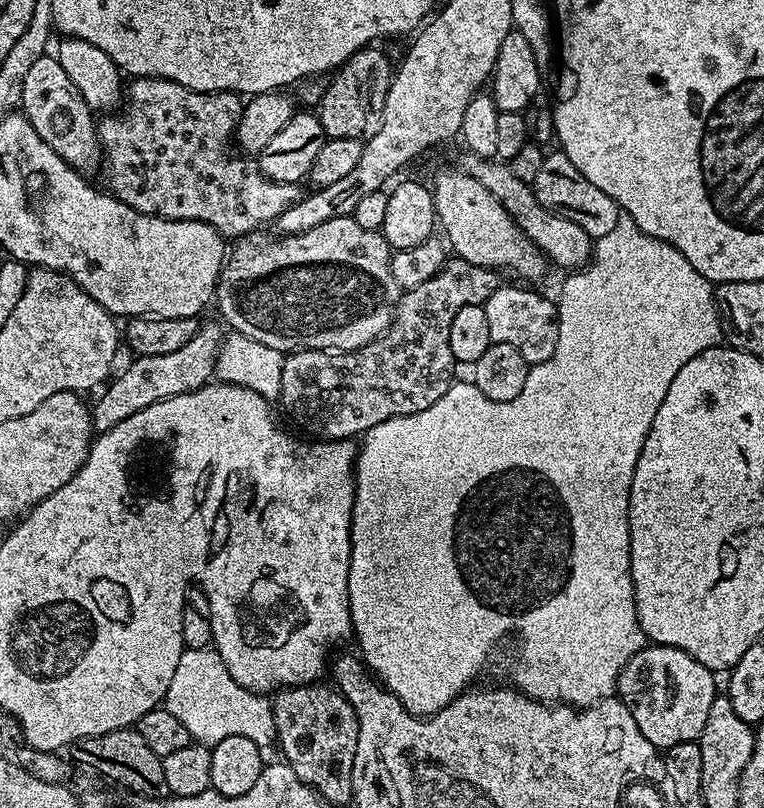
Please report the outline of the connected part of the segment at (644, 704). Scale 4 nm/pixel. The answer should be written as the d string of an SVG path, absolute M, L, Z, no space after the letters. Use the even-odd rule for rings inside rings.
M652 644L634 654L616 683L615 695L634 714L638 730L656 748L667 750L678 746L678 742L699 741L702 726L710 718L710 702L718 695L717 677L709 668L702 666L681 648Z

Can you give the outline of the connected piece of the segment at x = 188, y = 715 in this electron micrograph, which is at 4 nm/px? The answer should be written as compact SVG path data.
M212 646L184 649L162 704L178 718L178 722L182 722L182 726L186 726L186 730L190 730L193 741L198 744L214 746L222 742L222 738L241 736L250 738L250 742L264 750L268 743L273 743L276 735L271 703L261 693L238 686L230 670L226 670L226 662L222 662Z

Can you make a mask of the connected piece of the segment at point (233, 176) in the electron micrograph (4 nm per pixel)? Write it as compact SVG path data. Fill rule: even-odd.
M153 76L136 78L133 79L131 83L132 85L130 85L129 88L127 85L126 103L123 105L122 110L117 111L115 114L105 115L98 124L100 150L102 153L102 172L108 175L109 186L107 185L107 187L110 189L111 195L115 196L117 200L122 201L126 206L130 206L134 210L138 210L147 216L161 216L167 220L197 220L198 222L206 222L210 226L214 226L214 230L225 238L239 238L247 236L249 232L257 231L261 226L271 225L290 205L301 199L302 191L300 192L300 190L302 190L302 188L300 184L274 182L270 178L266 178L266 174L262 174L260 165L255 159L245 158L240 154L227 156L227 154L224 153L224 147L230 144L230 141L233 139L236 131L236 123L244 109L241 97L237 95L237 93L195 92L186 86L182 86L178 82L156 80Z

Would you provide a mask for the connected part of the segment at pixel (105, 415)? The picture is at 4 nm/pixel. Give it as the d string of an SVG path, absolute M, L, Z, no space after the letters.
M201 323L196 329L194 338L190 338L190 342L186 342L186 346L174 350L174 354L136 356L133 364L126 365L120 373L117 371L107 381L103 391L99 393L101 396L97 398L96 405L94 403L91 405L93 429L97 433L105 432L118 422L130 418L130 414L138 414L138 410L142 410L154 402L178 394L193 392L209 383L216 371L216 354L222 343L221 325L217 324Z

